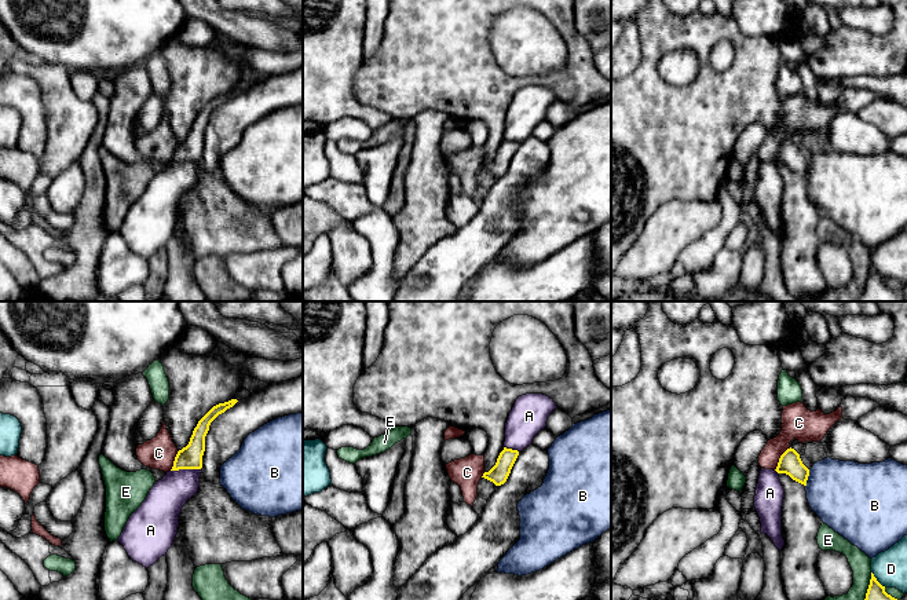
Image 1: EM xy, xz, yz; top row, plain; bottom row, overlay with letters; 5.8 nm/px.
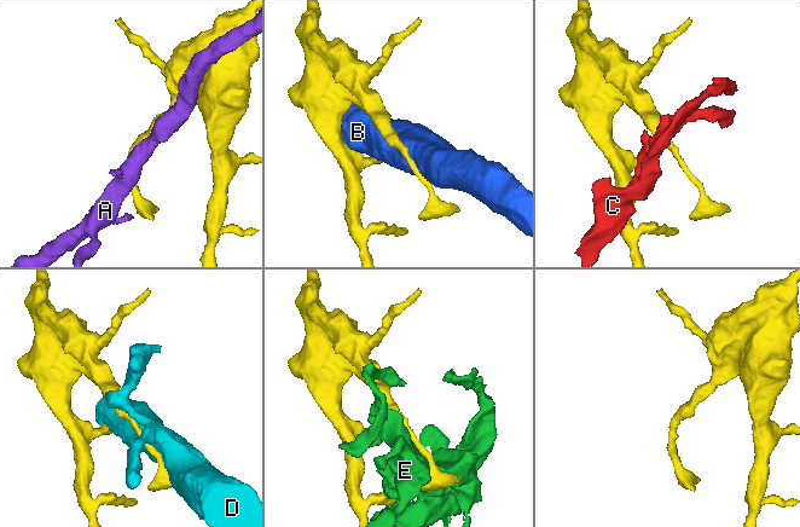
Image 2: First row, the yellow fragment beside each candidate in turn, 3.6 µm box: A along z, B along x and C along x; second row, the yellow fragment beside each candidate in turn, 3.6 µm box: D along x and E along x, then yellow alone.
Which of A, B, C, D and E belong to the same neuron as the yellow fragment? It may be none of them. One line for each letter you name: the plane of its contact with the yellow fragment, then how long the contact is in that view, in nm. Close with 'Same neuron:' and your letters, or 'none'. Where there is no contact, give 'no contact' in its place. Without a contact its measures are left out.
Same neuron: none

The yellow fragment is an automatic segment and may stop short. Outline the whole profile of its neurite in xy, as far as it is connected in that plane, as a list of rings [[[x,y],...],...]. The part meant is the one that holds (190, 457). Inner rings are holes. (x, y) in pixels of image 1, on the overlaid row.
[[[231,399],[213,406],[197,424],[186,447],[178,451],[171,471],[179,469],[201,469],[202,456],[205,451],[205,436],[211,422],[227,409],[233,407],[238,400]]]

